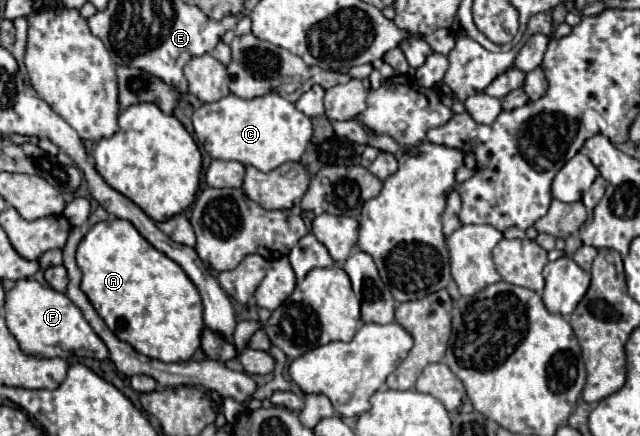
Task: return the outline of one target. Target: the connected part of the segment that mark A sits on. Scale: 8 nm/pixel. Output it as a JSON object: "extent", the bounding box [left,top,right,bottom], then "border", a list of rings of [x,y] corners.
{"extent":[77,218,203,362],"border":[[[113,218],[97,222],[83,236],[77,248],[77,266],[83,272],[81,290],[91,300],[97,314],[105,320],[109,330],[123,342],[131,344],[139,354],[161,360],[161,362],[185,362],[201,344],[203,330],[203,304],[195,284],[187,278],[177,262],[155,250],[131,222]]]}

